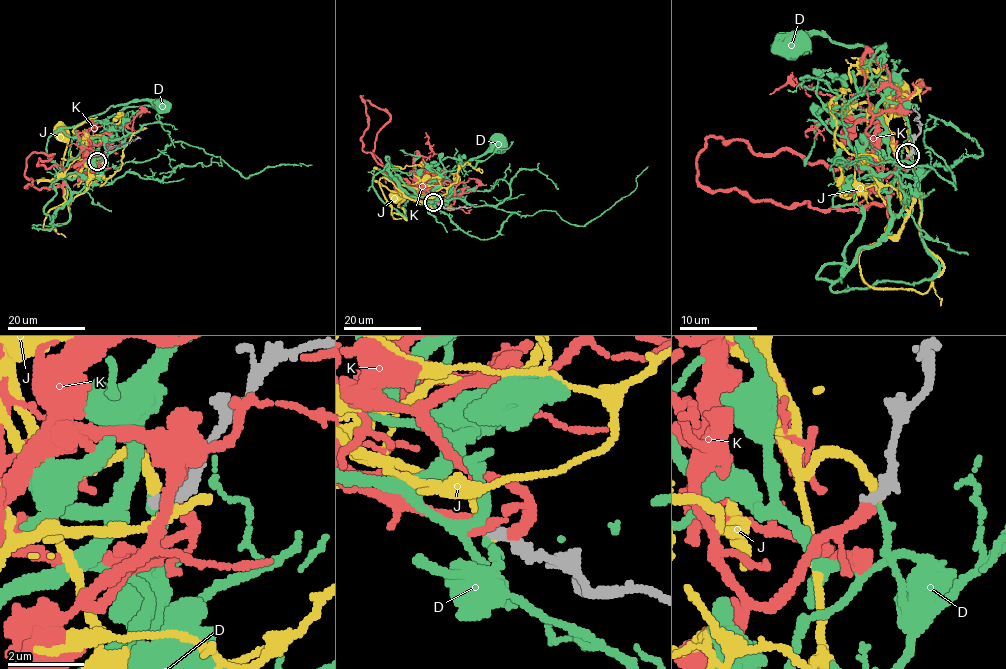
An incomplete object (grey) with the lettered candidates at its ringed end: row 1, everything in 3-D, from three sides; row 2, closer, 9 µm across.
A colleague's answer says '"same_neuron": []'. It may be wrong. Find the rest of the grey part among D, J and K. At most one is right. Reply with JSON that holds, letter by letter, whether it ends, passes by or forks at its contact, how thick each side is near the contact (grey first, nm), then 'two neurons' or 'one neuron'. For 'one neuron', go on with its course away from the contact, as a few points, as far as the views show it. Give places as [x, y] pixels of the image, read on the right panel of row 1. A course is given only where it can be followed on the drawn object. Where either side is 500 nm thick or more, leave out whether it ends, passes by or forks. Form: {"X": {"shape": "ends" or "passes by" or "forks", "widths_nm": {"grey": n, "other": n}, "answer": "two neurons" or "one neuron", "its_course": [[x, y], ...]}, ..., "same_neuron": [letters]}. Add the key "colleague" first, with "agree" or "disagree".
{"colleague": "agree", "D": {"shape": "ends", "widths_nm": {"grey": 360, "other": 180}, "answer": "two neurons"}, "J": {"shape": "ends", "widths_nm": {"grey": 360, "other": 280}, "answer": "two neurons"}, "K": {"shape": "ends", "widths_nm": {"grey": 440, "other": 320}, "answer": "two neurons"}, "same_neuron": []}

